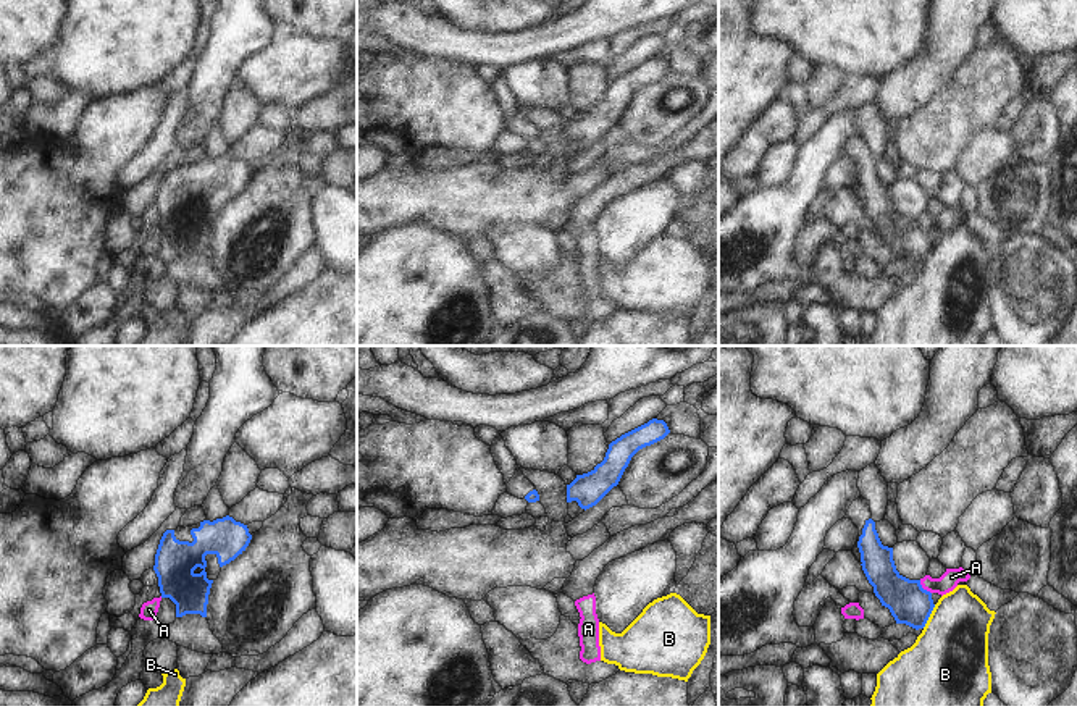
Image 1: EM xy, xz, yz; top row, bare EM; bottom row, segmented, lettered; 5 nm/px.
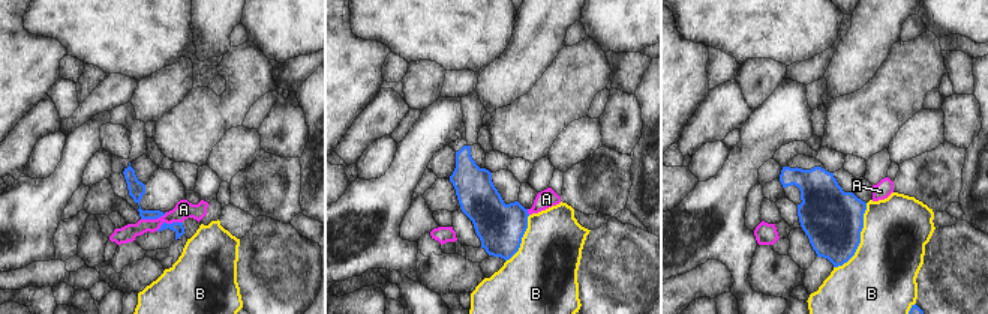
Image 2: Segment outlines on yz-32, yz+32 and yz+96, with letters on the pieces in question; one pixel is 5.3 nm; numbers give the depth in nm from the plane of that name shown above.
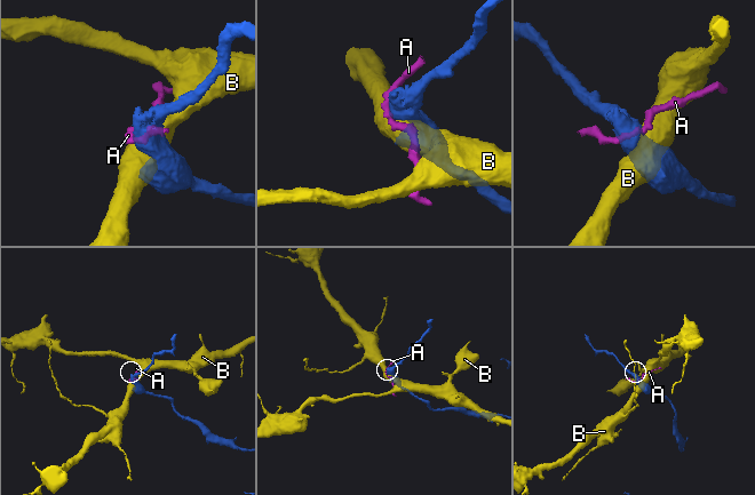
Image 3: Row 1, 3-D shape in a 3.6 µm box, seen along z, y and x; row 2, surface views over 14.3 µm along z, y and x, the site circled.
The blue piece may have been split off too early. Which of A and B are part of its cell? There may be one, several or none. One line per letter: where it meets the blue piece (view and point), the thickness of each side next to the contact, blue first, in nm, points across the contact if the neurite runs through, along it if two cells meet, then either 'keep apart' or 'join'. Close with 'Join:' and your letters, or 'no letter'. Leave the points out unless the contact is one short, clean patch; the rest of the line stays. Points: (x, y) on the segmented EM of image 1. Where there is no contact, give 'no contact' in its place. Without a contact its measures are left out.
A: meets blue in yz at (922, 588); 200 nm thick on the blue side, 90 nm on the other; border along yz (919, 580), (930, 593); keep apart
B: meets blue in yz at (929, 616); 200 nm thick on the blue side, 380 nm on the other; keep apart
Join: no letter

